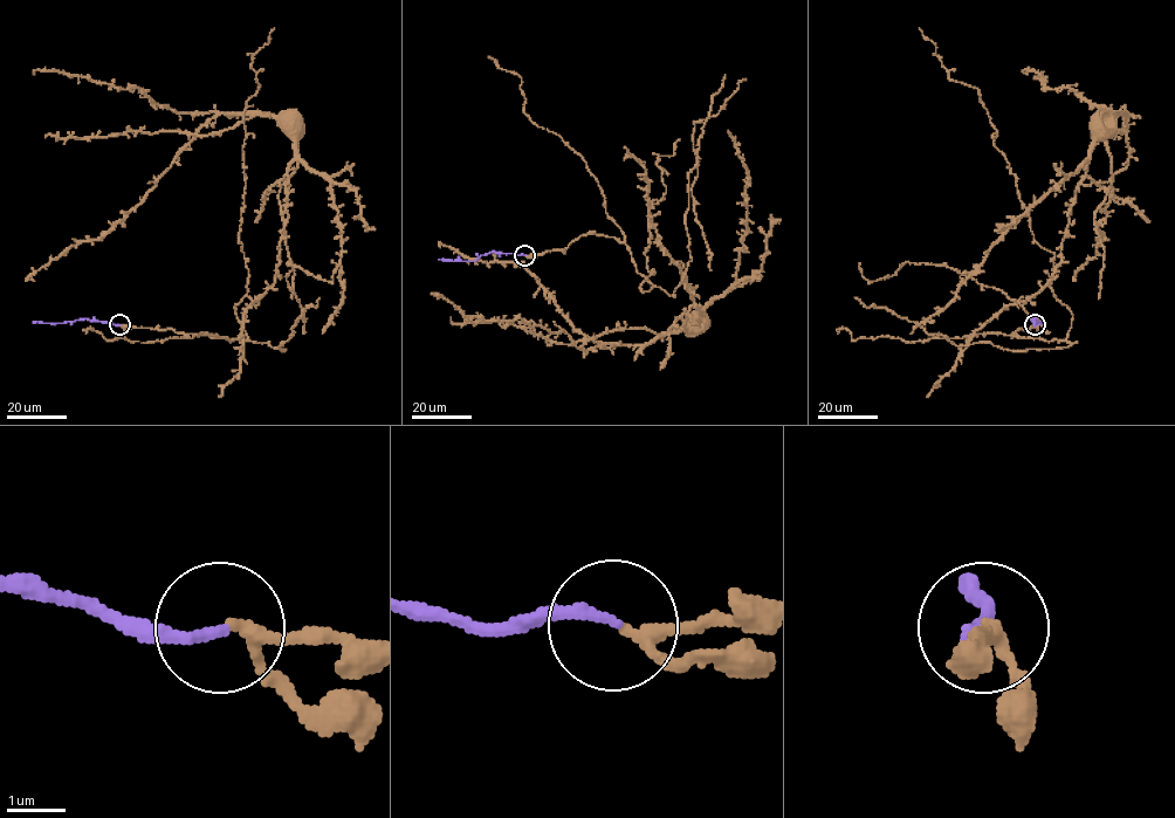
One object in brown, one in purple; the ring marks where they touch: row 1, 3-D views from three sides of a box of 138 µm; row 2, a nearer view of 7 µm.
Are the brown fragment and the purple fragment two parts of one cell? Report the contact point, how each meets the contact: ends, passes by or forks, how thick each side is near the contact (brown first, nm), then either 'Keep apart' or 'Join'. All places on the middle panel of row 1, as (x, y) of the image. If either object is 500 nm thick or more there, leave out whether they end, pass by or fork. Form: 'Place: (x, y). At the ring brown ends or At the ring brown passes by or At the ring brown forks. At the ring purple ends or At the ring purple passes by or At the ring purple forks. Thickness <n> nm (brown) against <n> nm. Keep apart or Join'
Place: (524, 255). At the ring brown passes by. At the ring purple ends. Thickness 190 nm (brown) against 180 nm. Join

